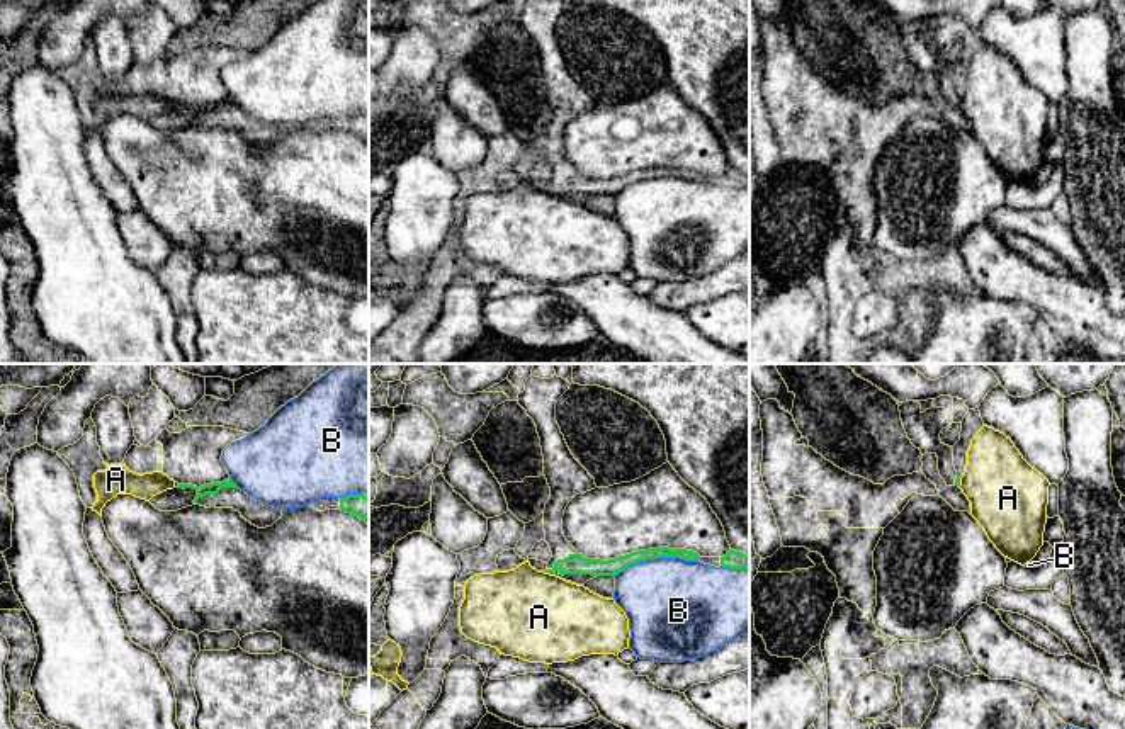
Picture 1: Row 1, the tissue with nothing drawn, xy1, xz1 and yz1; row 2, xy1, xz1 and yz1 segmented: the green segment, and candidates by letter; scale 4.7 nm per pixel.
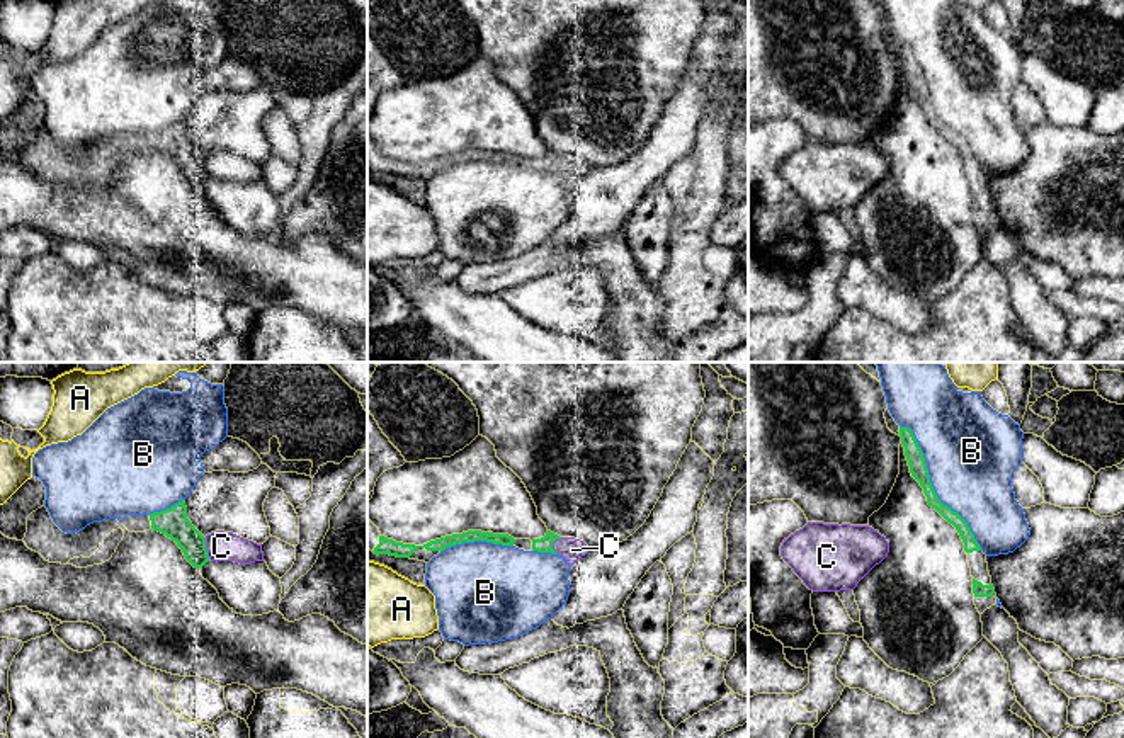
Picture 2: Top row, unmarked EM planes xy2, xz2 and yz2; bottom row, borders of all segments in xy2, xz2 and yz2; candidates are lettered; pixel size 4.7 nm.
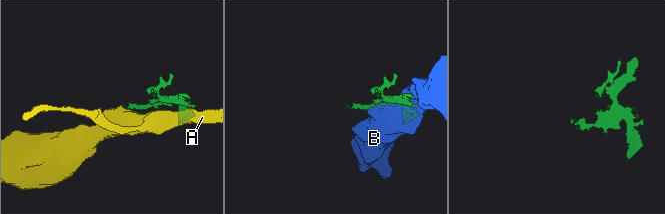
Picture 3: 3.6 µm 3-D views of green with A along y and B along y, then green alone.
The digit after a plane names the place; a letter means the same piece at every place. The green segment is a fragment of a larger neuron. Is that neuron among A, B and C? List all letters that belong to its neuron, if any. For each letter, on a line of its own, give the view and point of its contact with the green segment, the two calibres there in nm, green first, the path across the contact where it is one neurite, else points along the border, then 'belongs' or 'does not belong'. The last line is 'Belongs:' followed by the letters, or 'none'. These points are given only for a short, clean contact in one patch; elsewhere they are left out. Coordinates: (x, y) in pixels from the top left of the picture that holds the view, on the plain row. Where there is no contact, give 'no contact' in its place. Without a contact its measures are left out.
A: xz1 (548, 191) | 100/420 nm | along xz1 (542, 191), (551, 194) | does not belong
B: yz2 (932, 106) | 80/440 nm | belongs
C: xy2 (204, 167) | 140/140 nm | does not belong
Belongs: B

